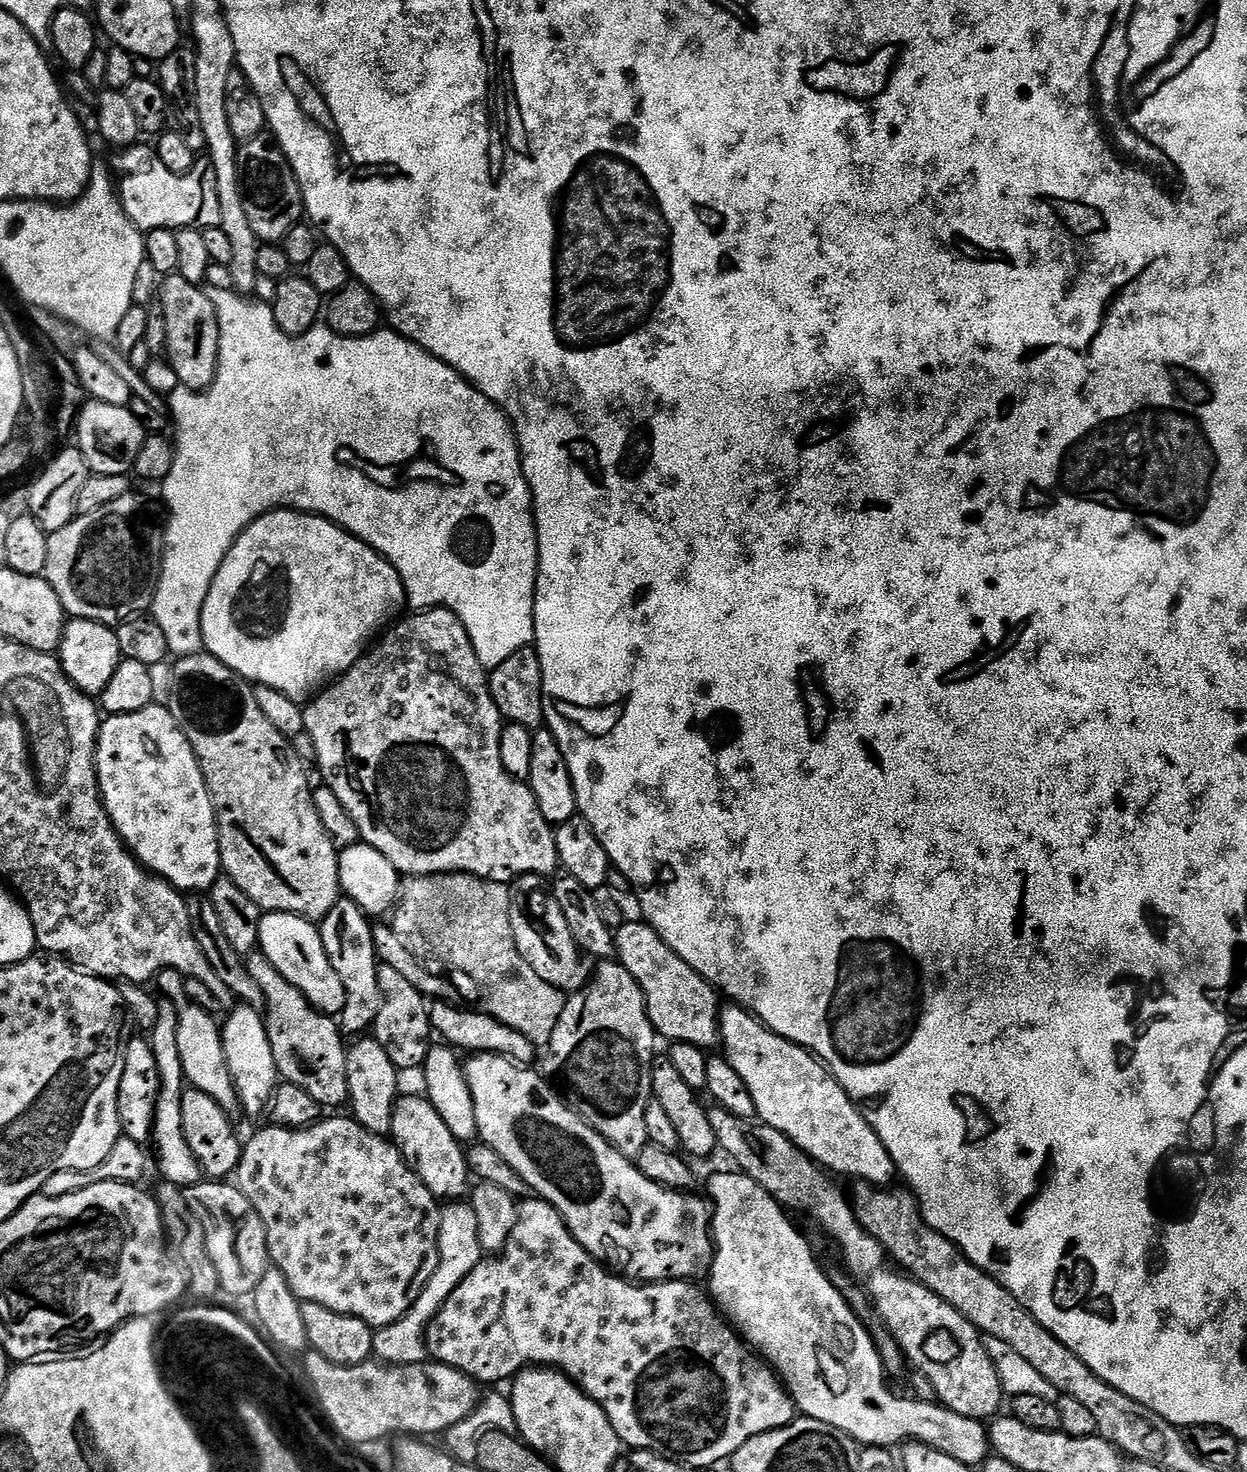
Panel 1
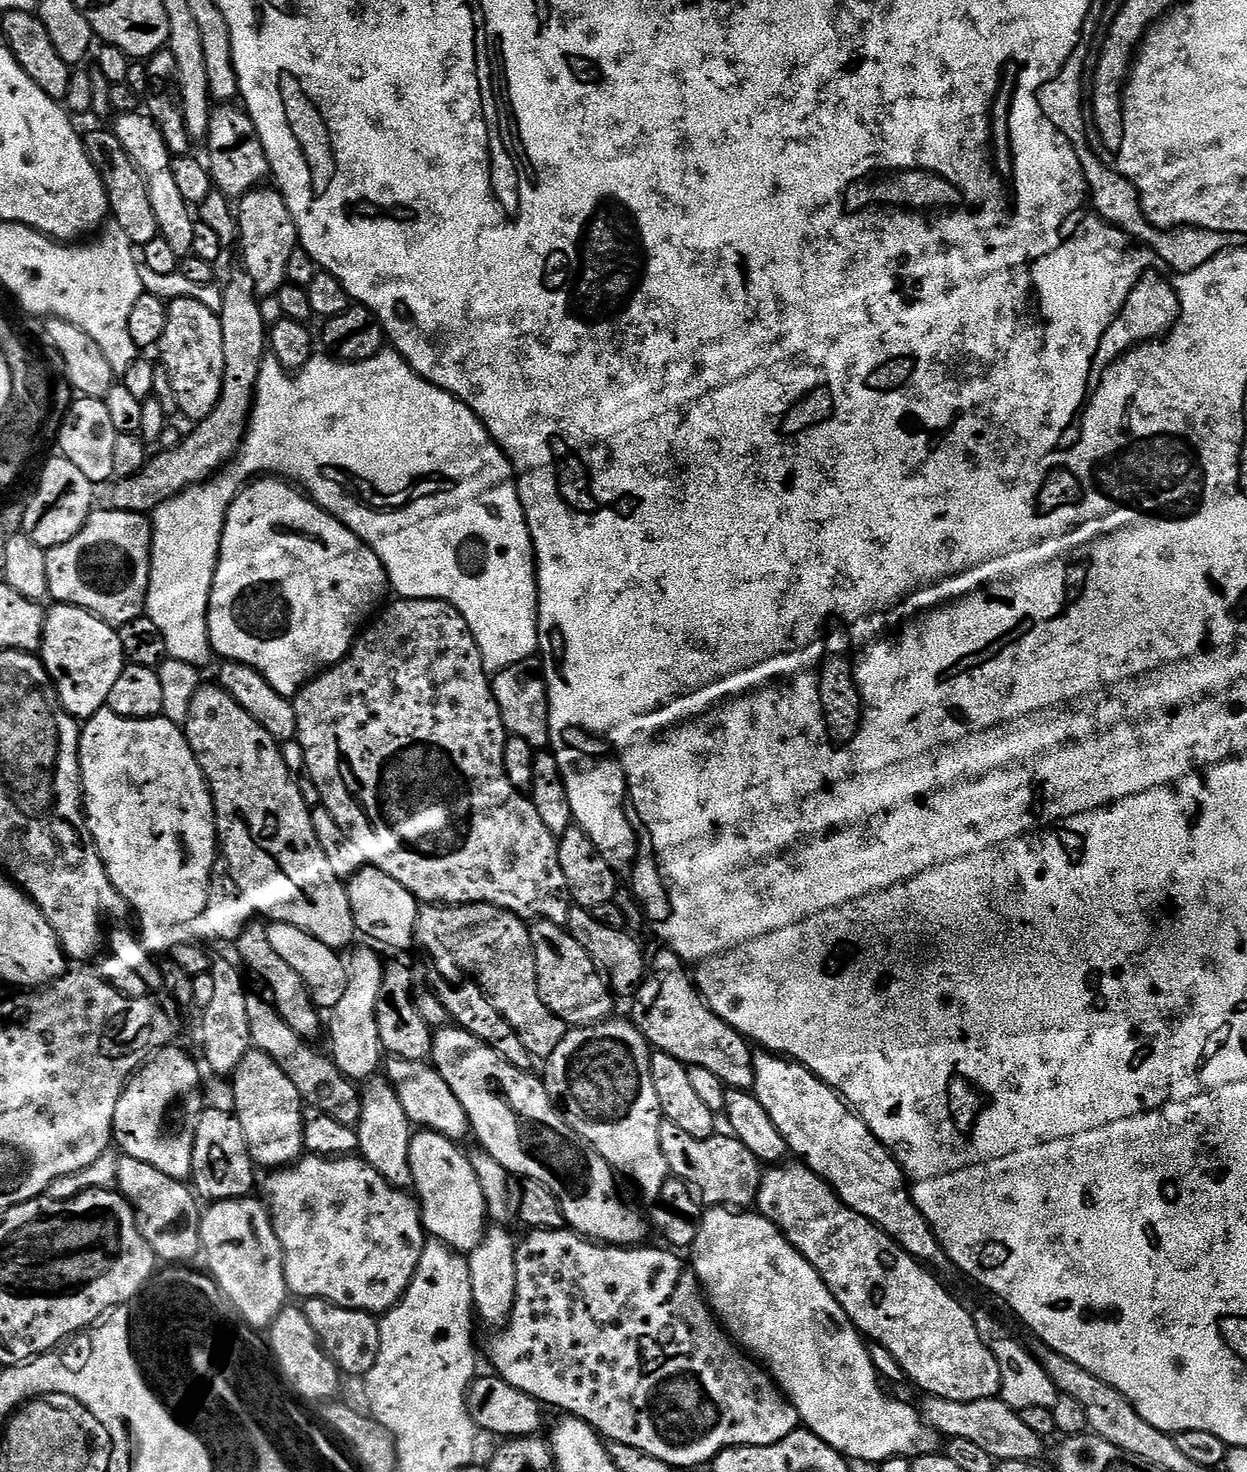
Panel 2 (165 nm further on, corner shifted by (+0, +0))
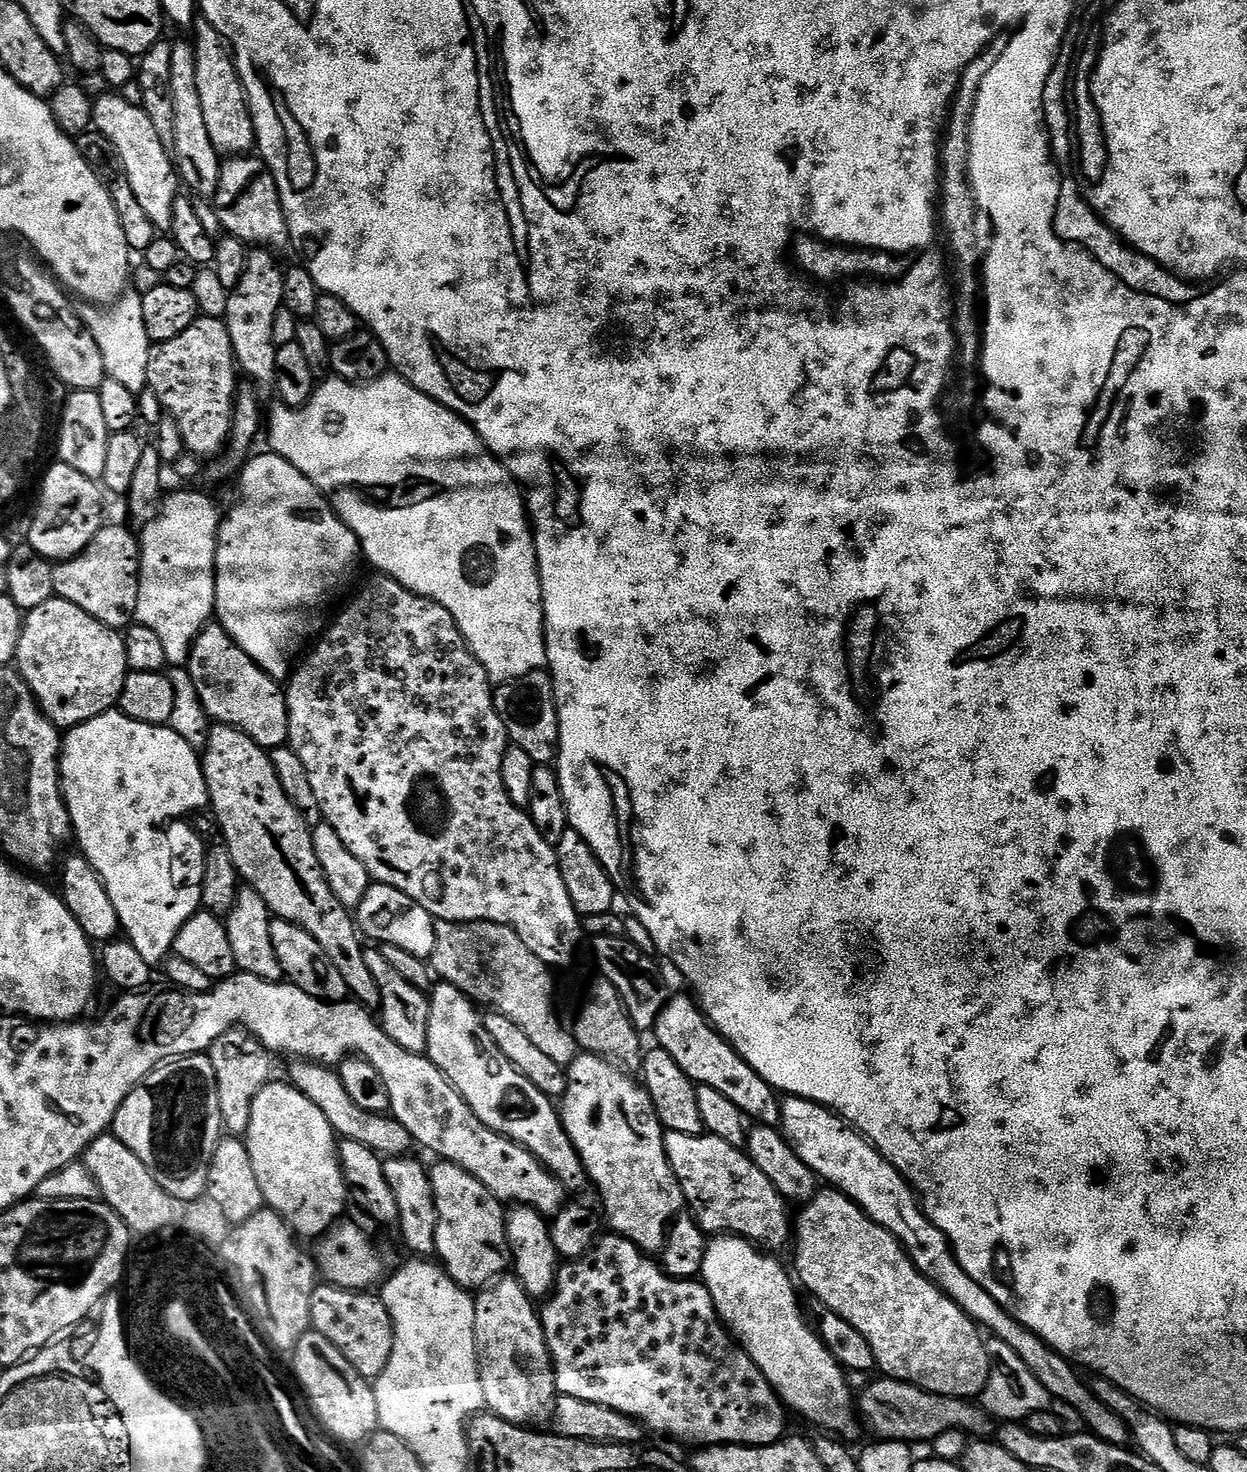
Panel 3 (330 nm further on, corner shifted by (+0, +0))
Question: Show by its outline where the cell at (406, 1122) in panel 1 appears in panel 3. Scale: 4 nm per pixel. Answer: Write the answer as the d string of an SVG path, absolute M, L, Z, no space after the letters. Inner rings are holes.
M442 1159L435 1163L428 1168L436 1203L435 1255L454 1282L469 1290L483 1289L501 1279L510 1264L504 1225L505 1205L490 1189L482 1186L478 1178L462 1170L462 1166Z

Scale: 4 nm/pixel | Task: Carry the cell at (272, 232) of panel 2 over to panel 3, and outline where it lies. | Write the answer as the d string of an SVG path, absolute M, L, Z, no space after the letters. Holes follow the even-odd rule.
M264 250L249 251L246 268L236 288L228 293L223 322L228 327L239 371L253 380L253 385L271 389L276 383L276 349L273 339L275 314L284 306L284 273Z

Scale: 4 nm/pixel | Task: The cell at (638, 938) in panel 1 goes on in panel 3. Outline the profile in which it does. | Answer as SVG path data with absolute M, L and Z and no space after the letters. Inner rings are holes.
M691 995L676 996L667 1001L658 1014L654 1035L655 1043L682 1066L684 1073L697 1086L710 1086L718 1094L730 1098L734 1106L743 1112L749 1121L756 1124L780 1123L781 1097L776 1089L769 1086L758 1073L748 1065L739 1054L728 1045L727 1040L713 1028L707 1016L700 1010L700 1005Z

